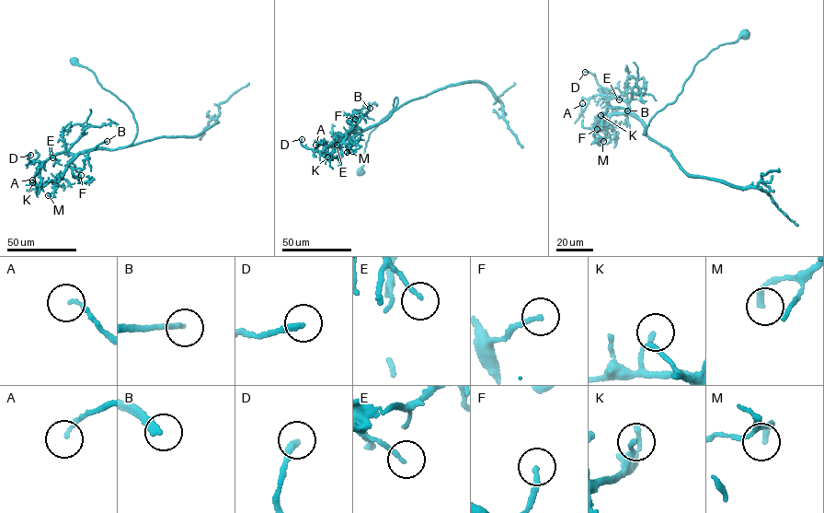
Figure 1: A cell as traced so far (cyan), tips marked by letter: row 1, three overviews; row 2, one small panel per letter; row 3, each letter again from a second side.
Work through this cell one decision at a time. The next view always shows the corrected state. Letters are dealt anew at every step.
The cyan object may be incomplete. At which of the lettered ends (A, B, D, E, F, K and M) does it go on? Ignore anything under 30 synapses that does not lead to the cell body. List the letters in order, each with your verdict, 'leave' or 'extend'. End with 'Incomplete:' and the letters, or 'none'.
A: leave
B: leave
D: leave
E: leave
F: leave
K: leave
M: leave
Incomplete: none

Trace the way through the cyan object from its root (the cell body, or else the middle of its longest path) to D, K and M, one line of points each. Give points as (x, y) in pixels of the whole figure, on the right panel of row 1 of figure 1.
D: (744, 34), (696, 63), (645, 134), (626, 103), (601, 93), (596, 77), (585, 72)
K: (744, 34), (696, 63), (645, 134), (630, 113), (615, 112), (600, 125), (600, 115)
M: (744, 34), (696, 63), (680, 92), (652, 118), (645, 134), (638, 119), (615, 112), (602, 124), (603, 141)

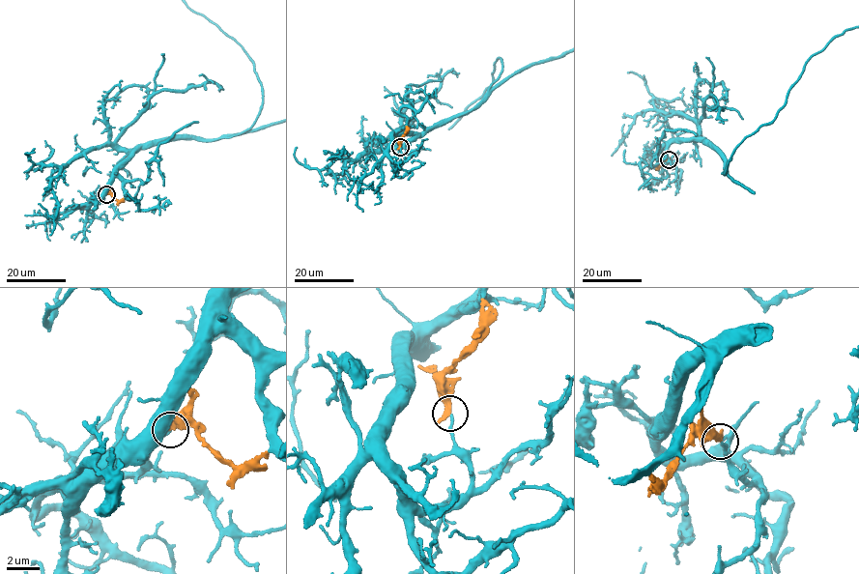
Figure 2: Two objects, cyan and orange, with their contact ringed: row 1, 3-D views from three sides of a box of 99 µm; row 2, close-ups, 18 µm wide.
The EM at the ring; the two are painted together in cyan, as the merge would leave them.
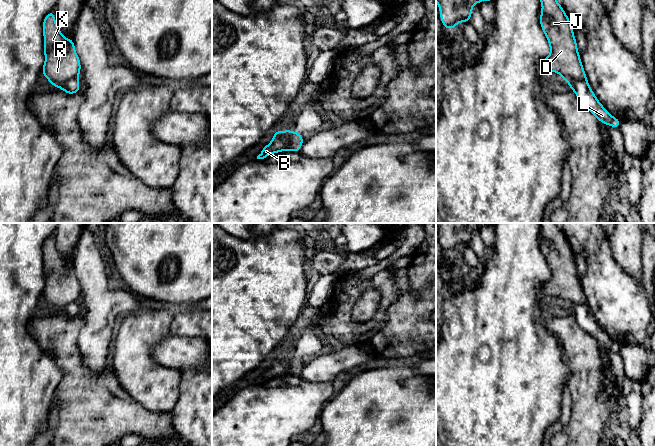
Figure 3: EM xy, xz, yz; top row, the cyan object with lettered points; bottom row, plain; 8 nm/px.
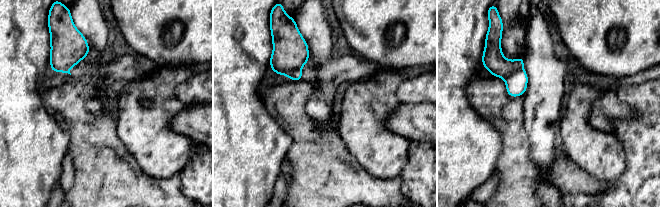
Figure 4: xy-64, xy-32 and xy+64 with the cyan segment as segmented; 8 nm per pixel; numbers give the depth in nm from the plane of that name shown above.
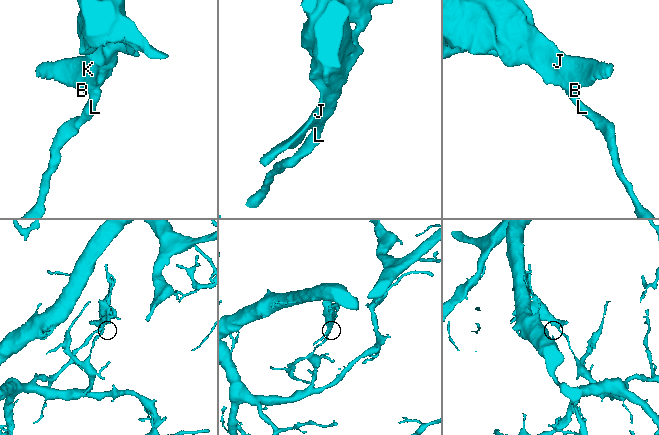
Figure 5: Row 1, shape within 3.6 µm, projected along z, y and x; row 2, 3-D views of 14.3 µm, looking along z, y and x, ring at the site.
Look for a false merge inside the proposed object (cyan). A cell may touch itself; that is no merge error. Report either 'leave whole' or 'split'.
split

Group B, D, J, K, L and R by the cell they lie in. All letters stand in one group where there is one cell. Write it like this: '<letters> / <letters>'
B D J K R / L

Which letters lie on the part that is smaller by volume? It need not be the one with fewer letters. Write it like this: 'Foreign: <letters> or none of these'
Foreign: B, D, J, K, R

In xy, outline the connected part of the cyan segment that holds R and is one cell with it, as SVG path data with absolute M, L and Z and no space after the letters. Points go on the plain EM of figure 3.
M54 235L43 243L45 286L42 298L53 309L60 311L80 299L81 287L72 262L66 263L56 248Z

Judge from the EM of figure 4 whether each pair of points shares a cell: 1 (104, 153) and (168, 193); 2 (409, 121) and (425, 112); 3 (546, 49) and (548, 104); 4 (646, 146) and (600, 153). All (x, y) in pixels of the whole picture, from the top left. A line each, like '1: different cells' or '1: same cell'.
1: same cell
2: same cell
3: same cell
4: different cells

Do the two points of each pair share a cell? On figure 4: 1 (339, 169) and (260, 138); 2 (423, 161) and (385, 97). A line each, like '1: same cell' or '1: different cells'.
1: different cells
2: different cells

